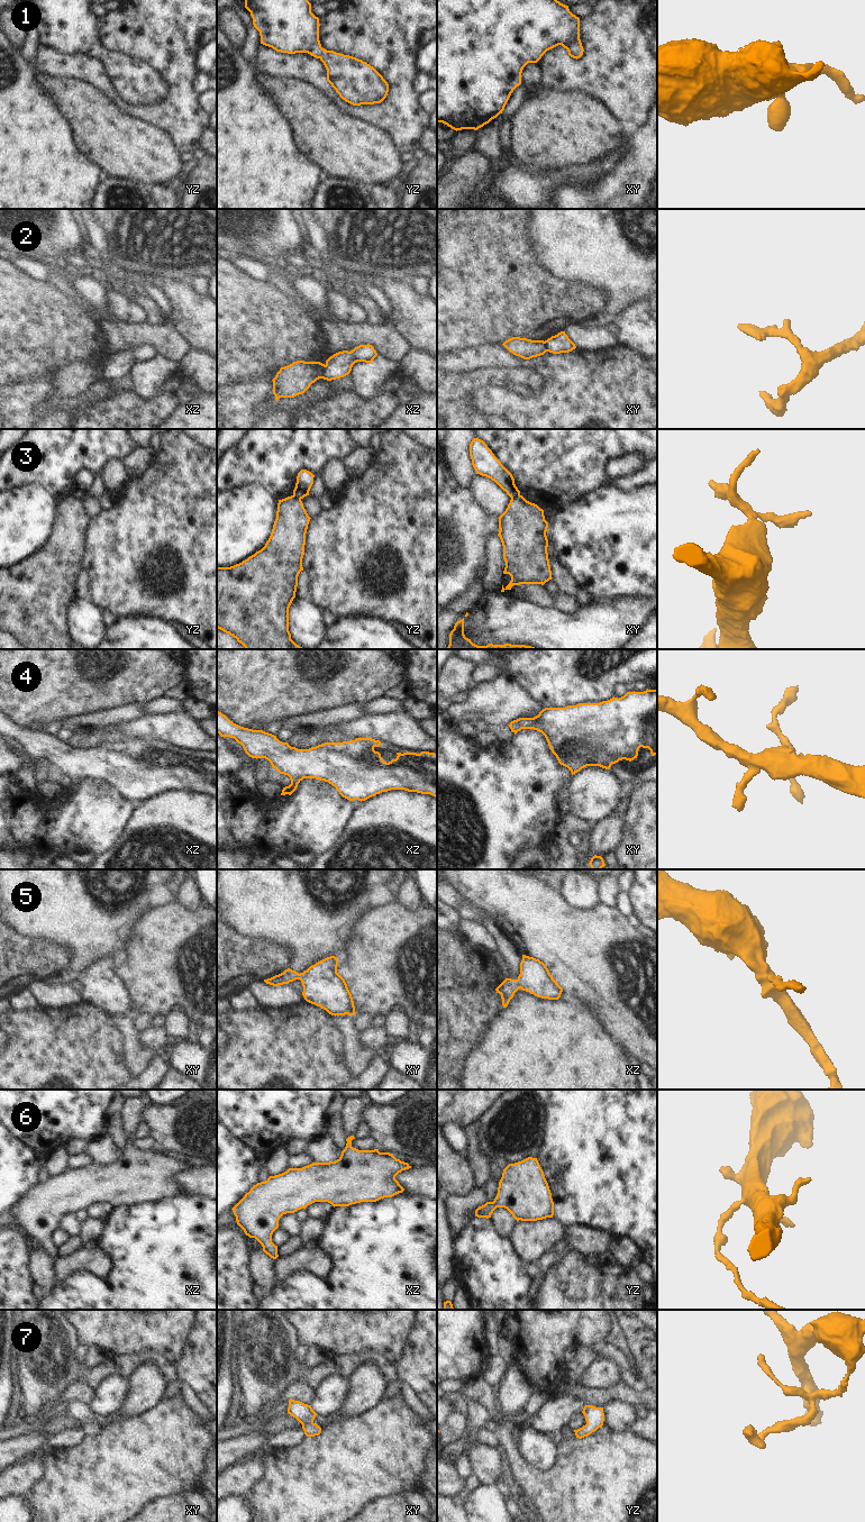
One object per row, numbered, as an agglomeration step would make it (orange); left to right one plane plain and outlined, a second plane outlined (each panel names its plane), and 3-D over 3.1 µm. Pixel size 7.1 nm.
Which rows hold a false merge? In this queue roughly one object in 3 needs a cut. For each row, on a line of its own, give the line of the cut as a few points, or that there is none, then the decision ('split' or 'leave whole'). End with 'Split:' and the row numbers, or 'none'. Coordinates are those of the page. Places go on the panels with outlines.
1: no cut; leave whole
2: cut in xz along (326, 365), (321, 377); split
3: cut in xy along (519, 493), (511, 499); split
4: no cut; leave whole
5: no cut; leave whole
6: no cut; leave whole
7: no cut; leave whole
Split: 2, 3

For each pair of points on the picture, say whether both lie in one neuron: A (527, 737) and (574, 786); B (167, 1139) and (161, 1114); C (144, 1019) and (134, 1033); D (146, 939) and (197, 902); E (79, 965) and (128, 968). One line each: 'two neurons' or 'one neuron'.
A: two neurons
B: one neuron
C: two neurons
D: two neurons
E: two neurons

